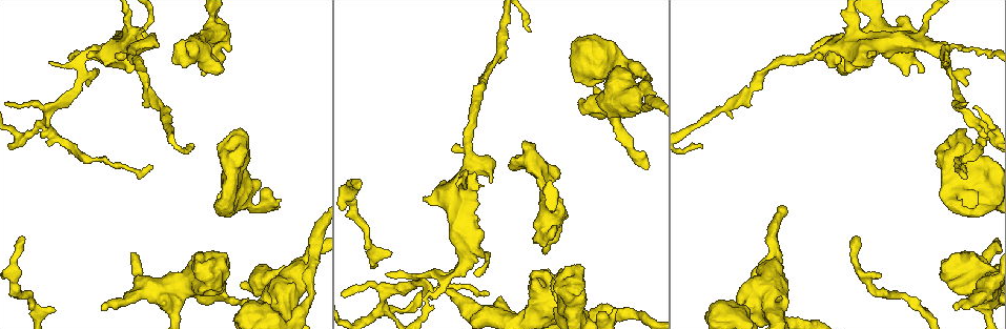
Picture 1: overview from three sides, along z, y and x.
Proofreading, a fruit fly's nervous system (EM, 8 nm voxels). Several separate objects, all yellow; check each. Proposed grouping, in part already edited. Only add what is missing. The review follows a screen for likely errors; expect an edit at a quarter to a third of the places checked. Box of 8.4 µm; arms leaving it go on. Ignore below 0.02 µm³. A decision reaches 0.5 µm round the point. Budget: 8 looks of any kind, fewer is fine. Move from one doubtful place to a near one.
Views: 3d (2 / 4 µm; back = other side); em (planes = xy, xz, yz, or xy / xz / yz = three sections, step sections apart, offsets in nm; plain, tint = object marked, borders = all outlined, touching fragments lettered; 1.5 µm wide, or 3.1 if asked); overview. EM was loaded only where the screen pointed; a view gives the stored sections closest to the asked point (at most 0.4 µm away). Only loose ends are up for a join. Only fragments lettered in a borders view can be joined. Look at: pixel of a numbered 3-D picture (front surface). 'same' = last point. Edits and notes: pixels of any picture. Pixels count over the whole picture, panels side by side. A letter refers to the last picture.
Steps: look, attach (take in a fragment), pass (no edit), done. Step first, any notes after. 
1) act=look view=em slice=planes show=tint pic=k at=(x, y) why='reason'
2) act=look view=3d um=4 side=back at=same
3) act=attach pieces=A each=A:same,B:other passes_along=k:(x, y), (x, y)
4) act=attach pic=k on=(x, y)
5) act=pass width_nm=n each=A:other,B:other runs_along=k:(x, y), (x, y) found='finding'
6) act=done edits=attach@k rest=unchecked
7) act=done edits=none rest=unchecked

act=look view=em slice=xy step=8 show=tint pic=1 at=(358, 186) why='an open end'

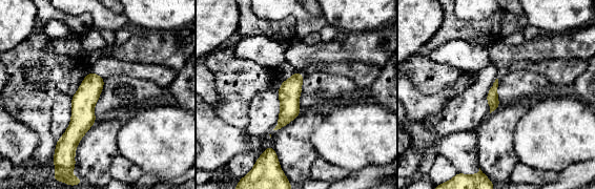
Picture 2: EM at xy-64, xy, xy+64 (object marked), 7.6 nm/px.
act=look view=em slice=planes show=tint at=same why='another direction'

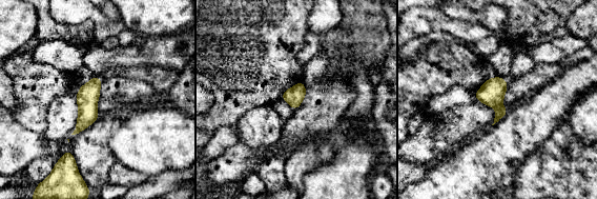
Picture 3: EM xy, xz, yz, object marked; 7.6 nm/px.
act=look view=em slice=planes show=borders at=same why='what lies round it'

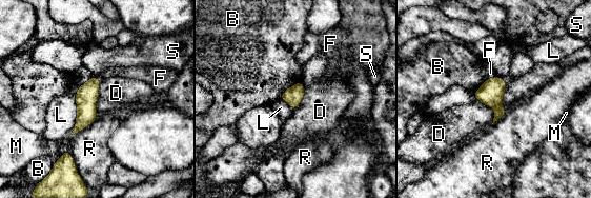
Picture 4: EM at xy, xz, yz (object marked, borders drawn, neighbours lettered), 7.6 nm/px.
act=pass each=B:other,D:other,F:other,L:other,M:other,R:other,S:other found='none of them fits'

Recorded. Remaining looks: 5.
act=look view=em slice=xz step=4 show=borders pic=1 at=(148, 165) why='thin end'

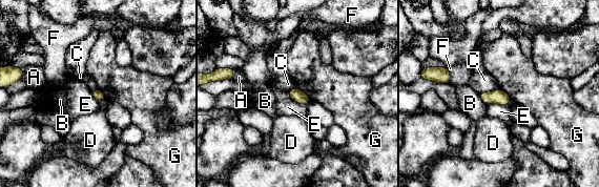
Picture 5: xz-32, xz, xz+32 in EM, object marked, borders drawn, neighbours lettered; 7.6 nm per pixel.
act=pass each=A:other,B:other,C:other,D:other,E:other,F:other,G:other border=5:(486, 103), (498, 103), (508, 106) found='none of them fits'

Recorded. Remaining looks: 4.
act=look view=em slice=planes show=plain pic=1 at=(247, 298) why='an open end'

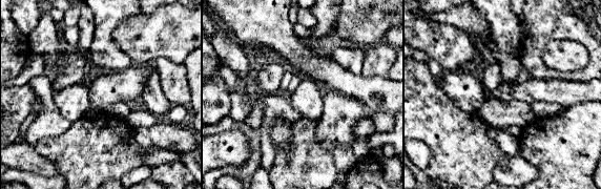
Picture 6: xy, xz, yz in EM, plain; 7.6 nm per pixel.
act=look view=em slice=planes show=borders at=same why='see the neighbours'

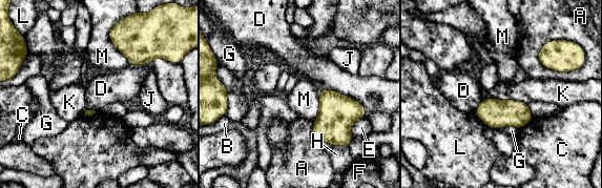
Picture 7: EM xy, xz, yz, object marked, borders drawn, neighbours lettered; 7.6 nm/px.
act=pass each=A:other,B:other,C:other,D:other,E:other,F:other,G:other,H:other,J:other,K:other,L:other,M:other border=7:(482, 99), (518, 100), (527, 104) found='no lettered fragment goes on from it'

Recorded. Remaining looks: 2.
act=done edits=none rest=unchecked

